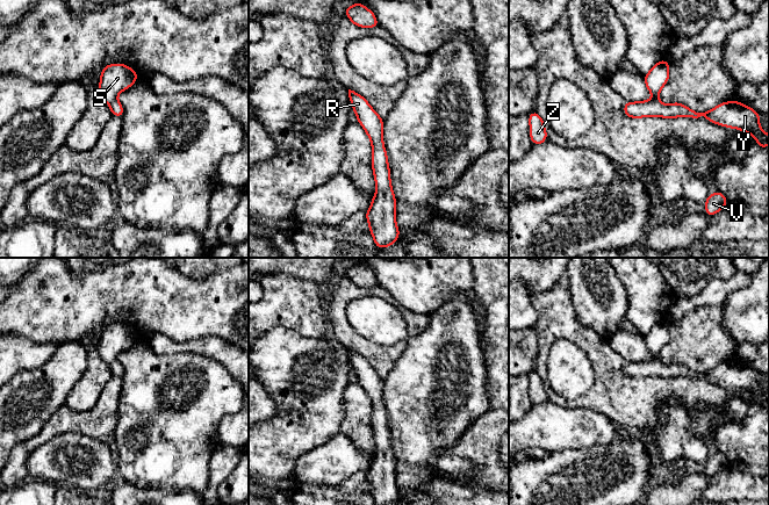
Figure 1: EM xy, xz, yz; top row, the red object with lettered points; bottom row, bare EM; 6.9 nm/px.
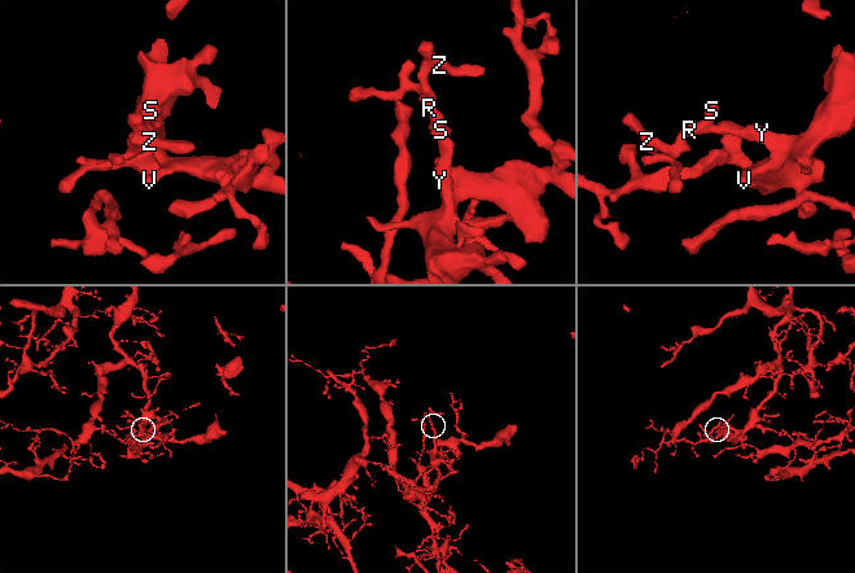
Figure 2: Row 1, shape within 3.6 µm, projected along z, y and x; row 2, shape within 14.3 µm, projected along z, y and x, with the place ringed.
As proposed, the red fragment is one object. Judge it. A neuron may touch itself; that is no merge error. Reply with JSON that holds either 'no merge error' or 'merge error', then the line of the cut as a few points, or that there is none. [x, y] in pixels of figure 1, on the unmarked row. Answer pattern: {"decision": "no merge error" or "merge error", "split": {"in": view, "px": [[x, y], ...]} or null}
{"decision": "no merge error", "split": null}

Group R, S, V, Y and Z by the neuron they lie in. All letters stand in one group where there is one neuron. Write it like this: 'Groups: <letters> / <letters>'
Groups: R S V Y Z

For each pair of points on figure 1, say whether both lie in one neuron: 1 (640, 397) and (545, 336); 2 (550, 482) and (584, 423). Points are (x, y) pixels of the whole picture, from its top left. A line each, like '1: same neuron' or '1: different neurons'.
1: same neuron
2: different neurons

